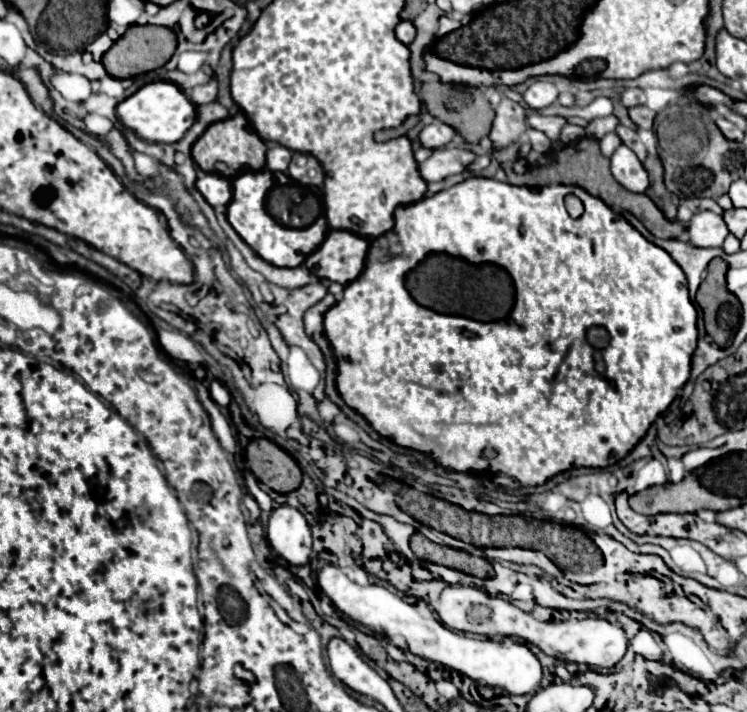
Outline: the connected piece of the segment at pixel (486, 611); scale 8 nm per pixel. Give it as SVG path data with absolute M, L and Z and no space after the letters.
M446 585L440 599L436 601L436 611L440 621L456 631L474 633L474 635L518 635L520 639L538 645L544 653L558 657L562 661L572 663L586 663L592 667L608 669L616 665L628 647L628 637L620 623L612 623L604 617L586 617L586 619L568 619L560 623L546 623L534 619L530 613L524 613L508 599L492 597L484 589L468 587L468 585Z

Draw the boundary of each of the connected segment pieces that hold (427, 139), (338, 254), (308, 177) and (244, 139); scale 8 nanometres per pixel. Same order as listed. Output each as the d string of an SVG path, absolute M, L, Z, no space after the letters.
M436 119L434 123L430 123L428 127L422 129L420 141L422 141L424 147L440 149L440 147L448 145L454 135L456 135L456 129L450 129L450 125L446 125L446 123L442 123L442 121Z
M330 229L320 249L310 253L304 265L320 279L346 285L362 273L368 247L366 237L358 237L352 231Z
M294 153L288 173L294 181L298 181L302 185L312 185L312 187L320 187L326 177L320 161L308 153Z
M238 111L236 115L210 125L204 135L192 147L194 161L208 173L220 173L236 177L240 171L260 171L266 167L266 143L252 129L246 115Z

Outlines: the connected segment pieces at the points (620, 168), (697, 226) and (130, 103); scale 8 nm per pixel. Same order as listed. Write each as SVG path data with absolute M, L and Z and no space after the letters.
M620 145L614 151L614 159L610 157L610 165L612 165L614 179L624 189L628 189L632 193L646 193L646 189L650 187L650 179L648 179L646 167L636 157L636 153L632 149L628 149L626 145Z
M712 211L696 213L688 221L688 235L690 243L696 247L720 247L724 239L728 237L726 223L722 221L722 215L716 215Z
M154 81L138 89L134 95L124 99L118 109L118 119L134 129L138 137L144 141L158 141L158 143L176 143L184 137L184 133L194 125L196 121L196 105L188 99L188 95L170 81Z

